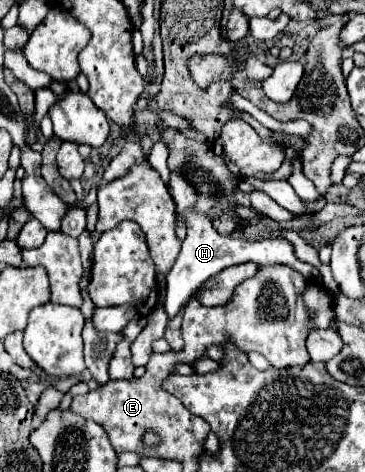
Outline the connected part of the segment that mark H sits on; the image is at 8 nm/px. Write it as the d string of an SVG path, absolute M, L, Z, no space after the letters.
M171 172L171 178L169 178L169 188L171 188L171 196L177 204L177 212L179 214L185 214L185 224L187 224L187 236L183 240L183 246L181 246L181 252L171 268L171 272L167 274L167 292L165 292L165 300L163 300L163 306L169 314L169 318L173 318L181 306L195 294L197 288L203 286L205 280L209 280L211 276L215 276L217 272L221 272L223 268L227 266L233 266L233 264L243 264L243 262L255 262L255 264L287 264L295 270L299 270L307 280L321 280L321 274L317 268L313 268L311 264L305 264L305 262L299 262L297 256L293 254L293 244L279 236L279 238L271 238L271 240L245 240L245 238L233 238L233 236L221 236L213 224L211 224L211 218L203 212L197 212L195 210L195 202L199 198L199 192L189 184L189 180L185 180L185 176L177 174L177 172Z

